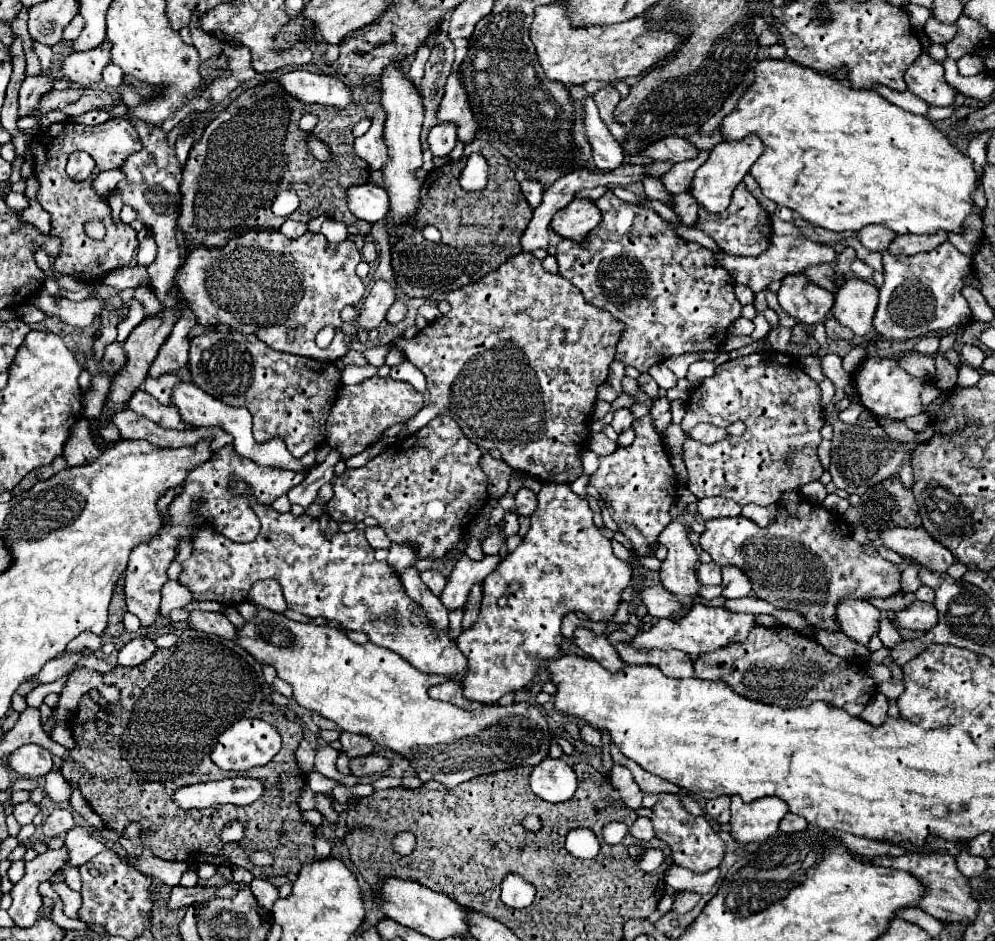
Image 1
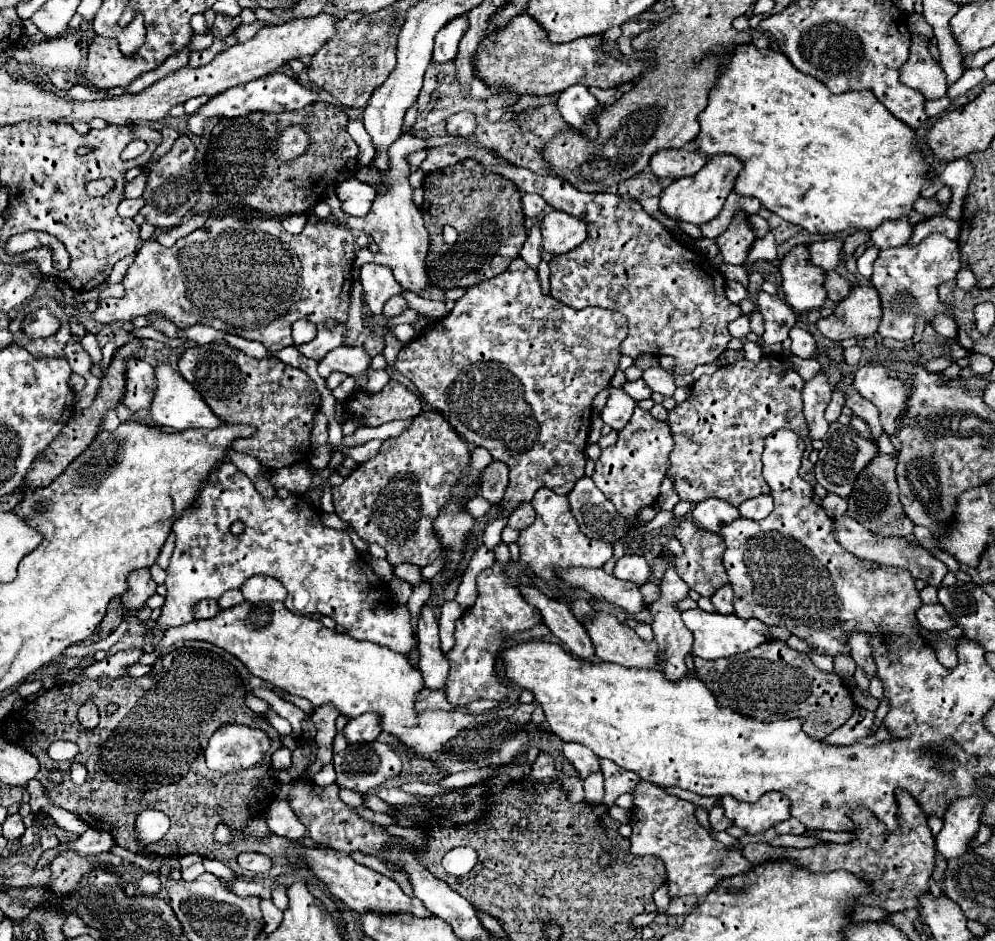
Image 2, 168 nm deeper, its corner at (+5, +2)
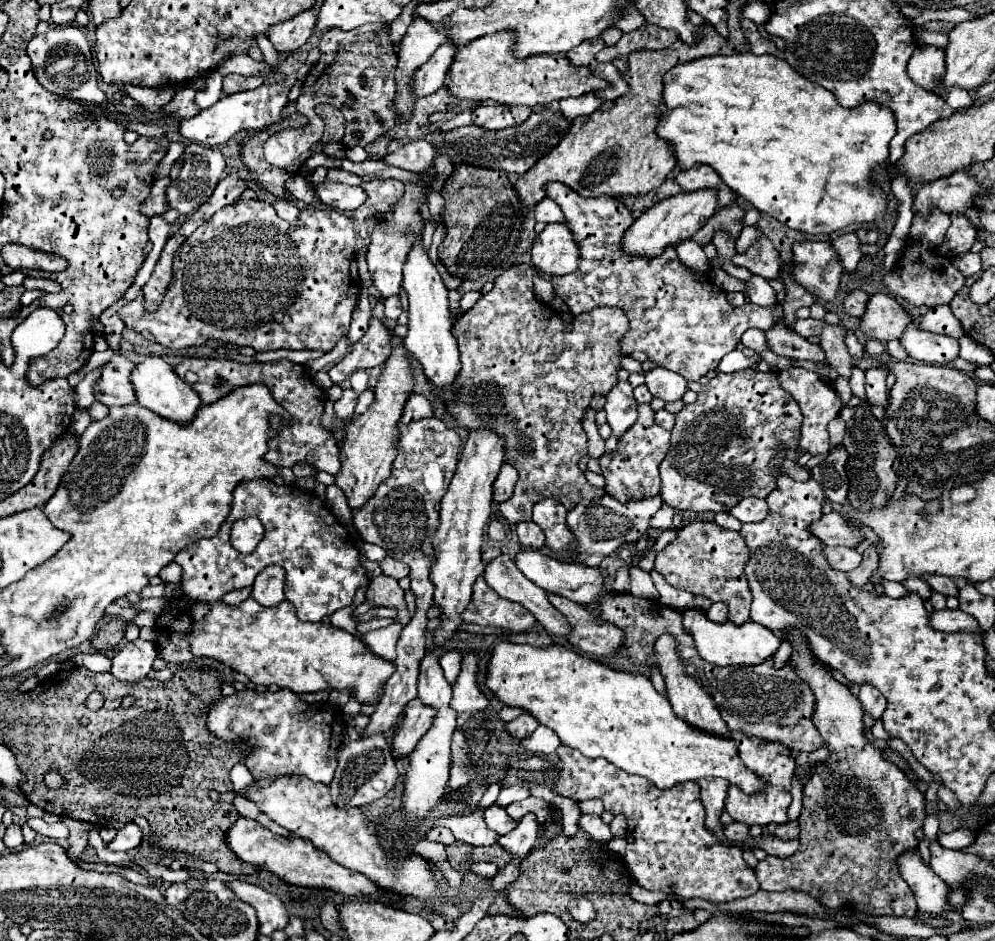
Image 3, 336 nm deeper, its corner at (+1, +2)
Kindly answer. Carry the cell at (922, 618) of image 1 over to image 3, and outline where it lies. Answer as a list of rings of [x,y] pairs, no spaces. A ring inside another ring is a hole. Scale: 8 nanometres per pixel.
[[[945,609],[945,611],[933,611],[929,615],[929,625],[935,631],[943,631],[943,633],[951,633],[951,631],[971,631],[977,633],[979,625],[977,621],[963,613],[961,609]]]

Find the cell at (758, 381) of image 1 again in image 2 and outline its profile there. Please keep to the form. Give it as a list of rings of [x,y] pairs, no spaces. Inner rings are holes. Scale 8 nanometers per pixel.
[[[763,357],[759,365],[741,359],[733,365],[719,367],[713,375],[703,375],[699,381],[691,387],[691,397],[683,403],[679,403],[673,411],[669,411],[669,427],[671,435],[675,439],[675,447],[669,455],[669,469],[667,477],[673,481],[673,489],[679,495],[679,499],[689,503],[699,503],[709,497],[717,497],[727,501],[733,507],[739,507],[749,497],[757,497],[763,493],[769,493],[769,485],[763,479],[761,473],[761,453],[763,453],[763,441],[769,433],[777,429],[791,429],[805,441],[805,481],[815,483],[813,475],[813,463],[809,461],[811,453],[811,439],[807,437],[809,429],[803,419],[803,403],[801,403],[801,387],[803,379],[785,367],[783,359]]]

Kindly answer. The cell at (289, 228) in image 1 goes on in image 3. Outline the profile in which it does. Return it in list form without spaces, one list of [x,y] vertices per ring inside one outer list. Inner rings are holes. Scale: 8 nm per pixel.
[[[277,199],[275,201],[275,211],[277,211],[277,215],[281,217],[281,219],[285,219],[285,221],[289,221],[289,223],[293,223],[293,221],[297,221],[297,217],[299,217],[299,209],[291,203],[291,201],[285,201],[285,199]]]

